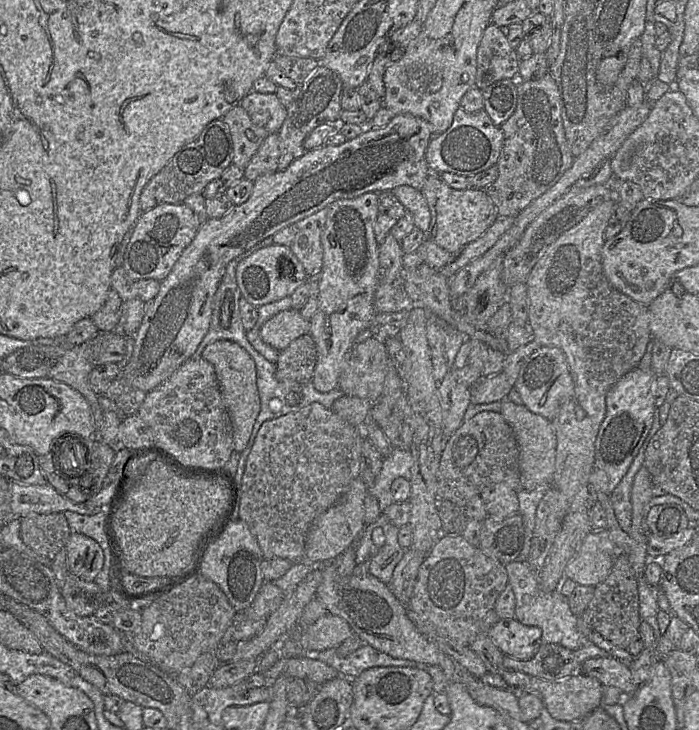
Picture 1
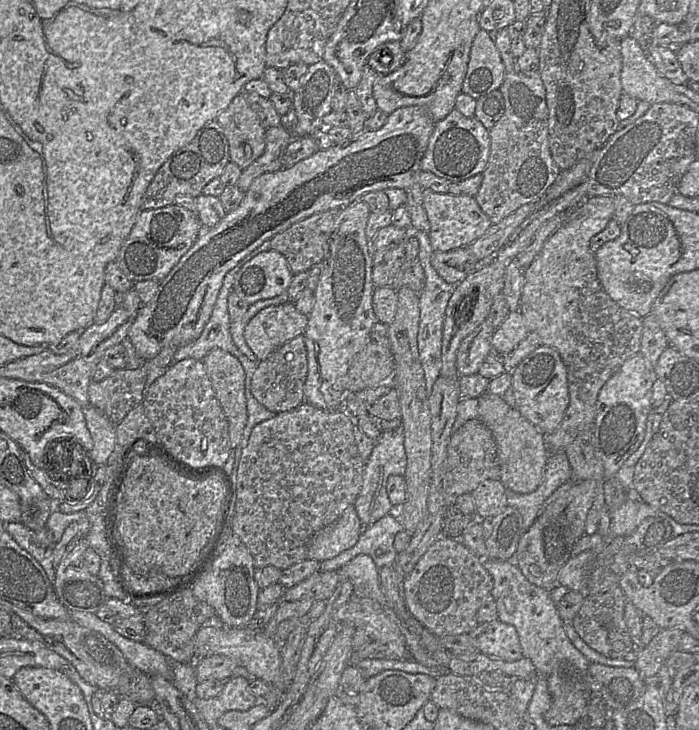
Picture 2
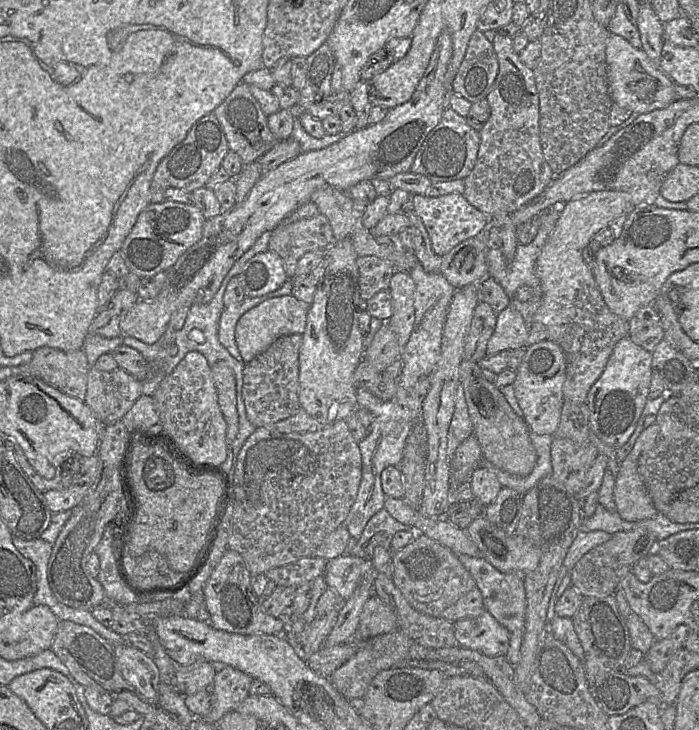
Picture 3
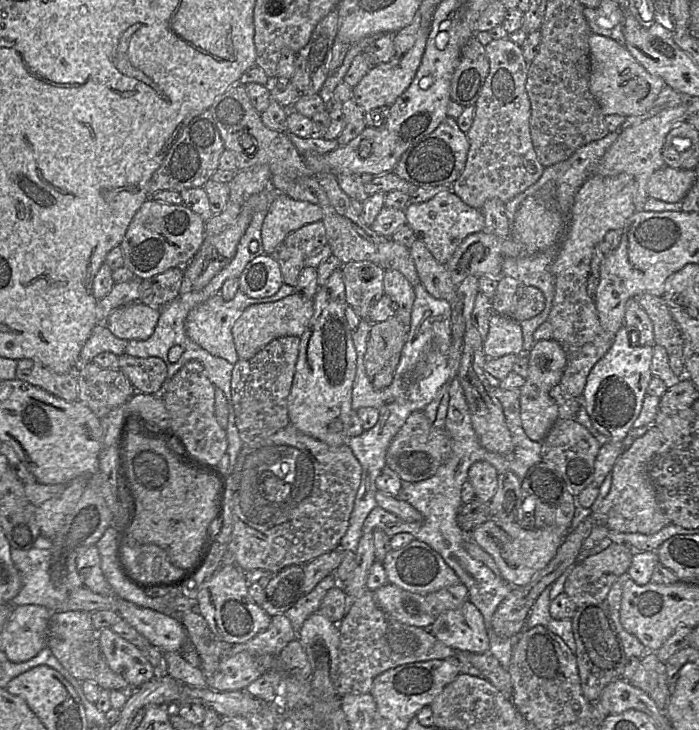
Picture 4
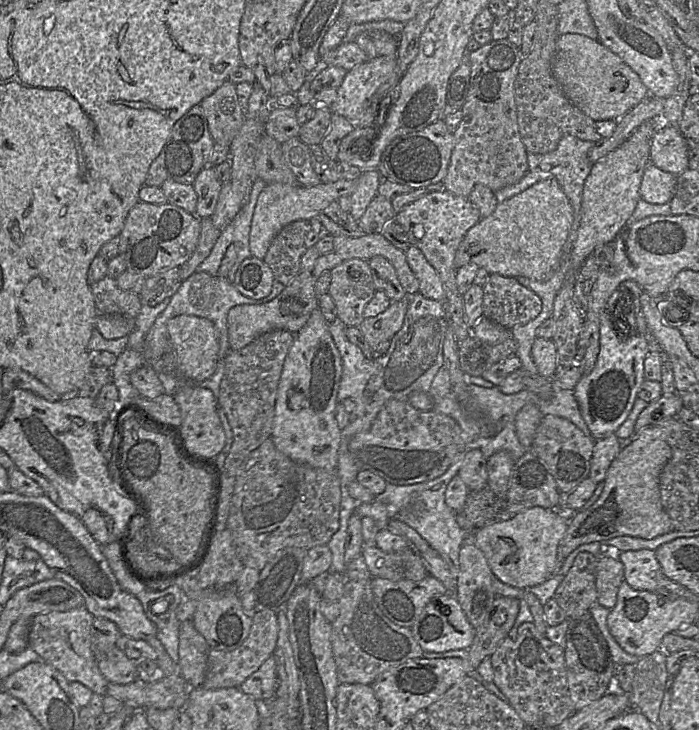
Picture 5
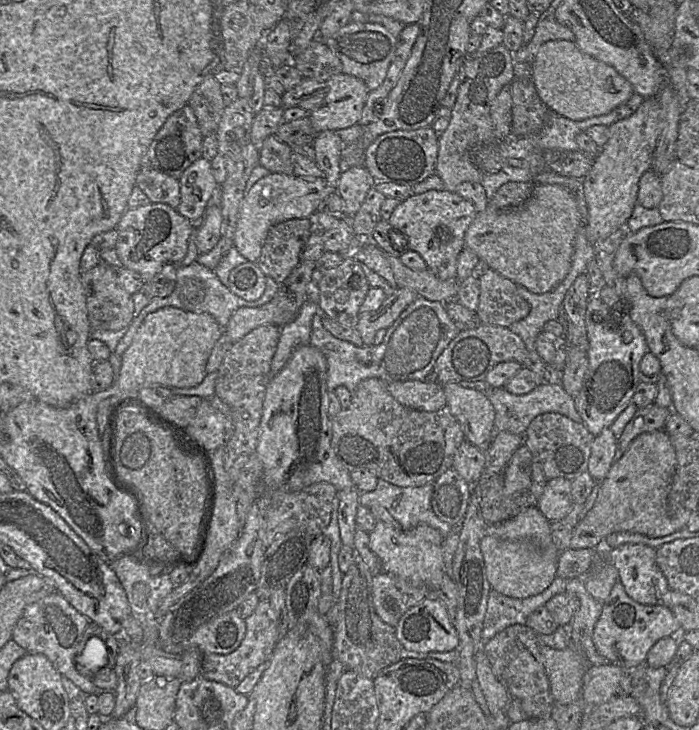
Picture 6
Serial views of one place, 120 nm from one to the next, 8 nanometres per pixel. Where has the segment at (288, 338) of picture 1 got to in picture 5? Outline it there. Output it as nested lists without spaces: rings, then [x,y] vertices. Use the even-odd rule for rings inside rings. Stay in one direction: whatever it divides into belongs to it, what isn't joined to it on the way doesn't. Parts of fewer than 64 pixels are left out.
[[[299,272],[270,302],[263,305],[238,305],[231,308],[227,314],[228,342],[231,351],[240,350],[260,335],[273,330],[297,334],[306,325],[311,313],[317,307],[315,280],[312,273]]]

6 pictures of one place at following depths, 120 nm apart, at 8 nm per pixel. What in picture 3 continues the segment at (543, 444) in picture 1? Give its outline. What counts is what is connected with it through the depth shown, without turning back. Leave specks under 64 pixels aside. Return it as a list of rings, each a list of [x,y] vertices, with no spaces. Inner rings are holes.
[[[464,359],[460,365],[460,386],[467,402],[473,434],[485,460],[507,473],[526,477],[535,467],[537,455],[530,439],[530,430],[518,417],[494,383],[485,379],[477,362]]]

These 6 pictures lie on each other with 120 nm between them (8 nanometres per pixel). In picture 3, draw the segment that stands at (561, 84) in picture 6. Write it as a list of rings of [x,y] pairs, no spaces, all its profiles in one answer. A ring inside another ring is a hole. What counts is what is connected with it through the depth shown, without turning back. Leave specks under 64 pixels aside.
[[[610,34],[606,41],[608,83],[613,104],[644,114],[667,107],[675,97],[675,83],[659,67],[655,66],[642,48],[633,47],[620,35]]]

